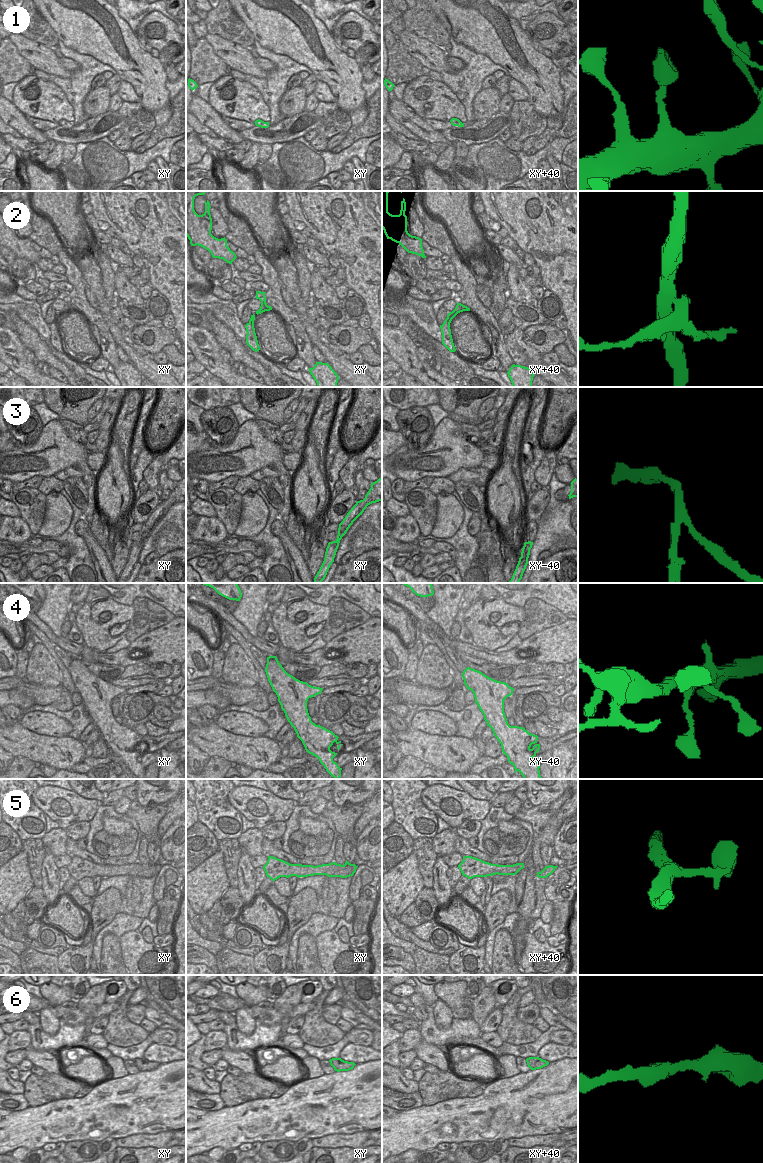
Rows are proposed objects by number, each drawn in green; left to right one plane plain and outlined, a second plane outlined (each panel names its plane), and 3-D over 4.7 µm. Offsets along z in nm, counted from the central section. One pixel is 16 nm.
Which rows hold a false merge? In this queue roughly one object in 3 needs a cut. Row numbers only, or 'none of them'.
2, 3

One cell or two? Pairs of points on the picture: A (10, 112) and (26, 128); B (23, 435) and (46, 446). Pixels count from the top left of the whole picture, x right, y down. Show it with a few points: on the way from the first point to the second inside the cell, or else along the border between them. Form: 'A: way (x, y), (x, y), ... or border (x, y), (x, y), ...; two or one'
A: way (14, 115), (22, 124); one
B: border (43, 426), (40, 436), (32, 444), (16, 448); two

